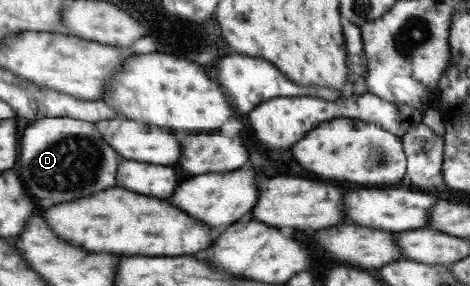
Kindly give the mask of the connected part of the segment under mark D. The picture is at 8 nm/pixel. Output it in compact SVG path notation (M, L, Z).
M68 117L42 118L24 128L17 146L18 176L30 196L40 200L40 206L52 206L58 202L68 202L74 198L100 192L114 186L116 176L116 152L100 138L100 133L92 122Z

